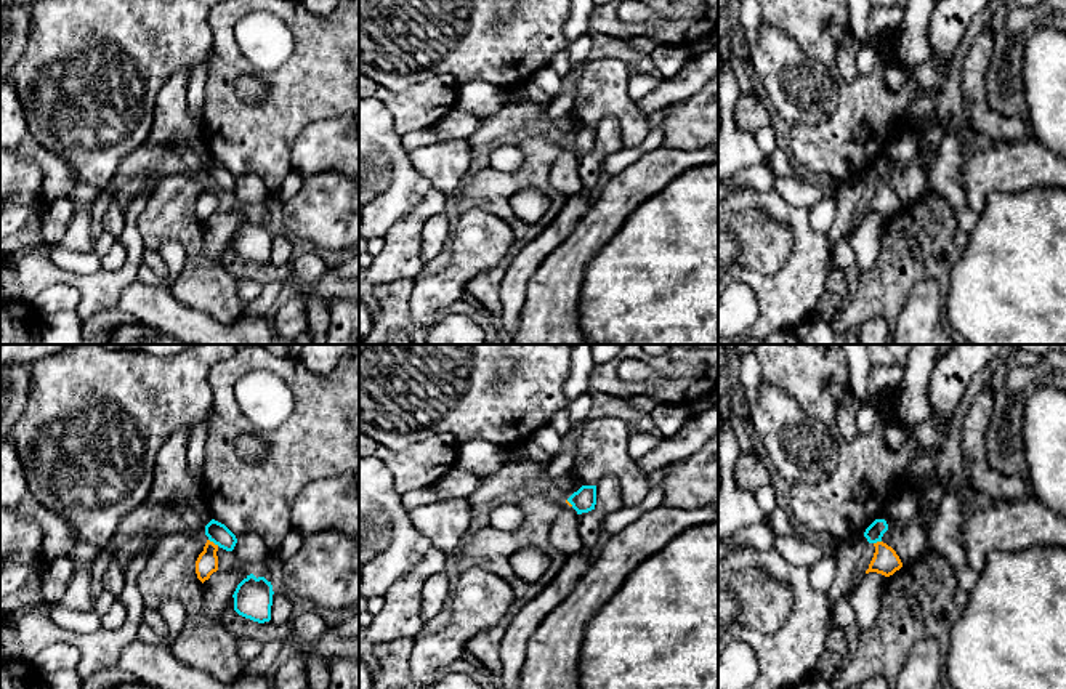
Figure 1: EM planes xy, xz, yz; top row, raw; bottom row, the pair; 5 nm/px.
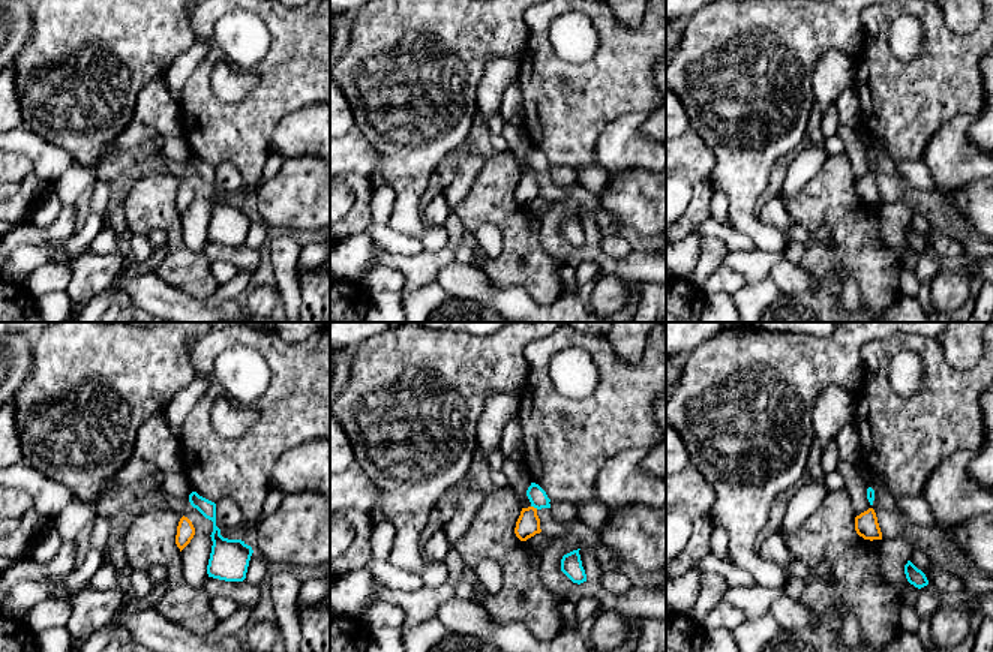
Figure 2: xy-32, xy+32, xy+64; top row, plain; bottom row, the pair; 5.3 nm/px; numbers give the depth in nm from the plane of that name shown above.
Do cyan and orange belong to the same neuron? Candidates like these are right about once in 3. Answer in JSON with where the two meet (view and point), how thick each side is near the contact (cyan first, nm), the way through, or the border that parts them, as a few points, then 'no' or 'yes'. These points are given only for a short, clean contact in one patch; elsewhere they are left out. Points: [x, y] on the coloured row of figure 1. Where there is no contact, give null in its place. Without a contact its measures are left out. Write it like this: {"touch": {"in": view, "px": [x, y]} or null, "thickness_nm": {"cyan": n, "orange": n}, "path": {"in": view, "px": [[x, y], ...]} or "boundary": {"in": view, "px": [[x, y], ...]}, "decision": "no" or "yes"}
{"touch": {"in": "xy", "px": [214, 542]}, "thickness_nm": {"cyan": 110, "orange": 110}, "boundary": {"in": "xy", "px": [[209, 539], [218, 545]]}, "decision": "no"}

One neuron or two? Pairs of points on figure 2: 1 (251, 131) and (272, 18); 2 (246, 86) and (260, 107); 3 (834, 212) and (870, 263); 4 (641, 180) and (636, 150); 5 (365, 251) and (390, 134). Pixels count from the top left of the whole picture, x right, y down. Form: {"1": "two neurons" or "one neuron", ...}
{"1": "one neuron", "2": "two neurons", "3": "one neuron", "4": "two neurons", "5": "two neurons"}

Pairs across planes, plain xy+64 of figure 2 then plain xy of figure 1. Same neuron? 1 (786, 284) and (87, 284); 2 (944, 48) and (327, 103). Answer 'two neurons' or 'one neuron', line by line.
1: two neurons
2: one neuron

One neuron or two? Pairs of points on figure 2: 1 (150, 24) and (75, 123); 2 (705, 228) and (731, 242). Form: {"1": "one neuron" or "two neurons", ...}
{"1": "one neuron", "2": "one neuron"}

